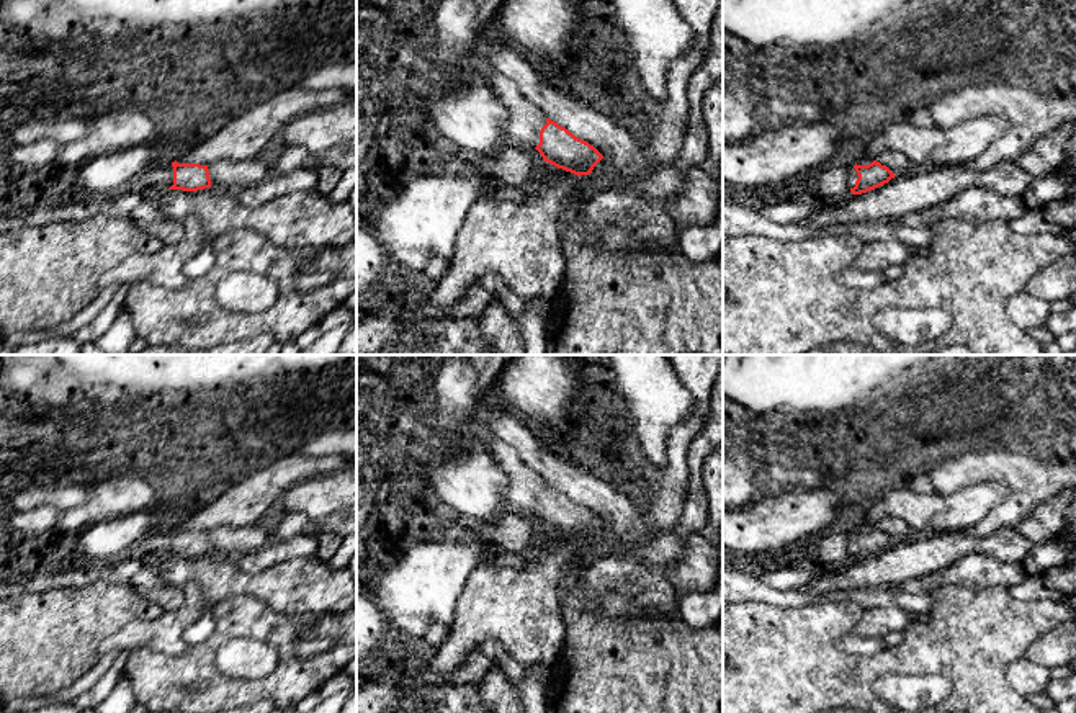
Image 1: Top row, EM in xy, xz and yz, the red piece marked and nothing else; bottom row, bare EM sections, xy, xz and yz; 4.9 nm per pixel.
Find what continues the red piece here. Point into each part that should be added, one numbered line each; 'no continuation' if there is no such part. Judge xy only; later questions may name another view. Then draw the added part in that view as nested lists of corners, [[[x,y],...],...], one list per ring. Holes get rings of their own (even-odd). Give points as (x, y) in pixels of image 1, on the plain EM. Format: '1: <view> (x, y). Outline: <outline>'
1: xy (156, 545). Outline: [[[172,530],[154,531],[137,541],[131,549],[129,556],[152,563],[162,556],[168,556],[173,551],[173,533]]]

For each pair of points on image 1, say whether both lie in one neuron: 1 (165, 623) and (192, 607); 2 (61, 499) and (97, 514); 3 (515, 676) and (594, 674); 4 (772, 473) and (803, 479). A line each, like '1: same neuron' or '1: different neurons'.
1: same neuron
2: different neurons
3: different neurons
4: same neuron

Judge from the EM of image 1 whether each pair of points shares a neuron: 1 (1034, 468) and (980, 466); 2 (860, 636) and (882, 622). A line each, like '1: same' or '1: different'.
1: same
2: same

